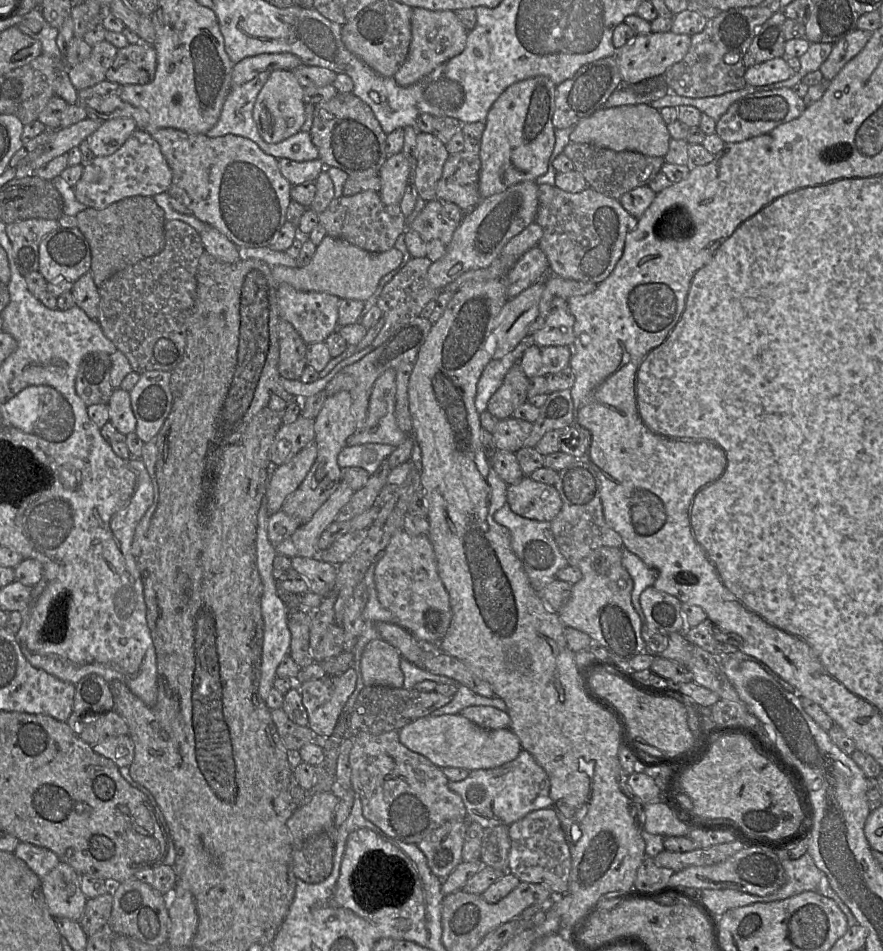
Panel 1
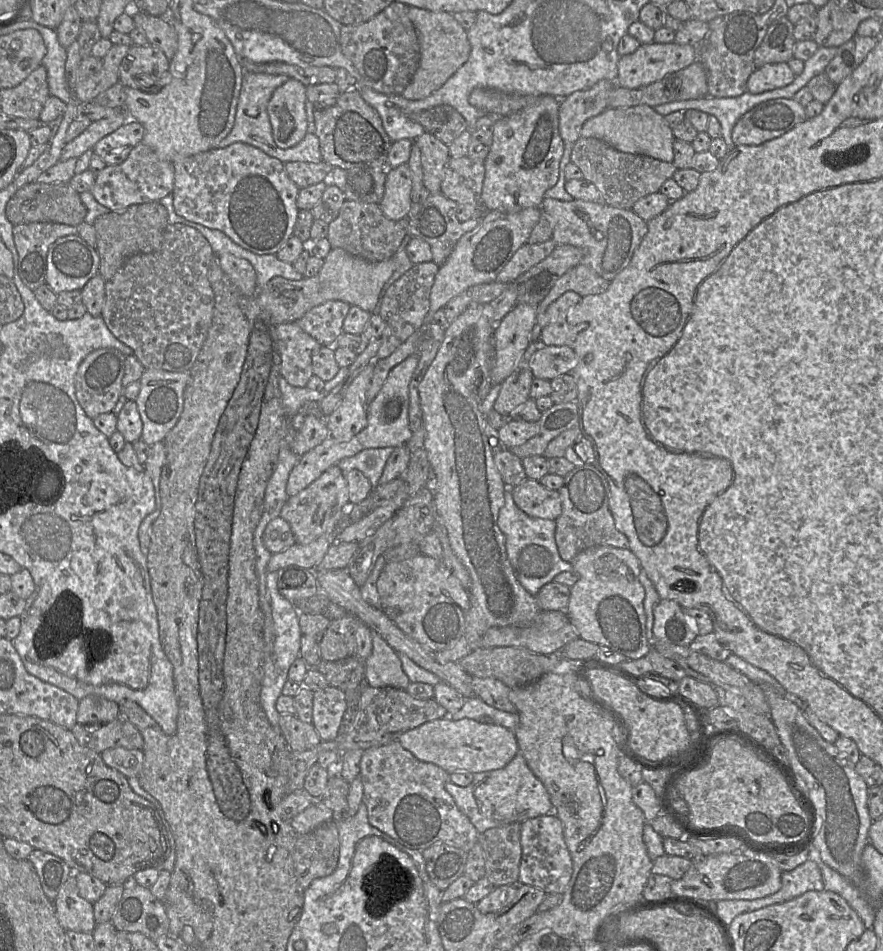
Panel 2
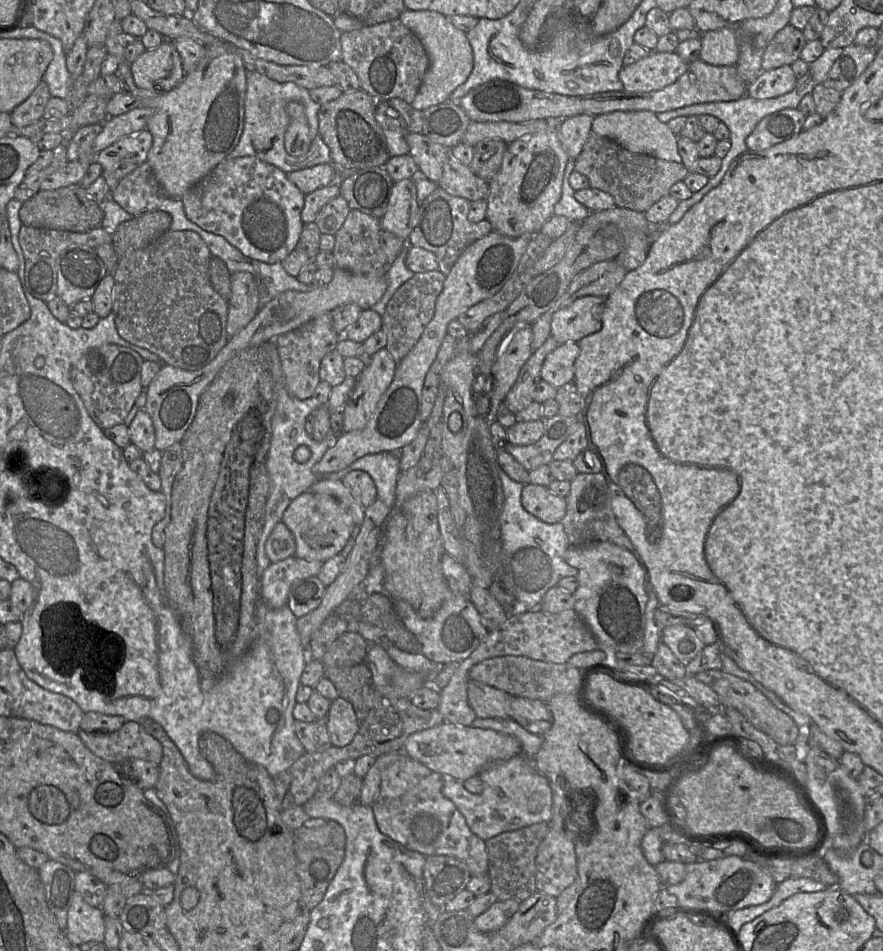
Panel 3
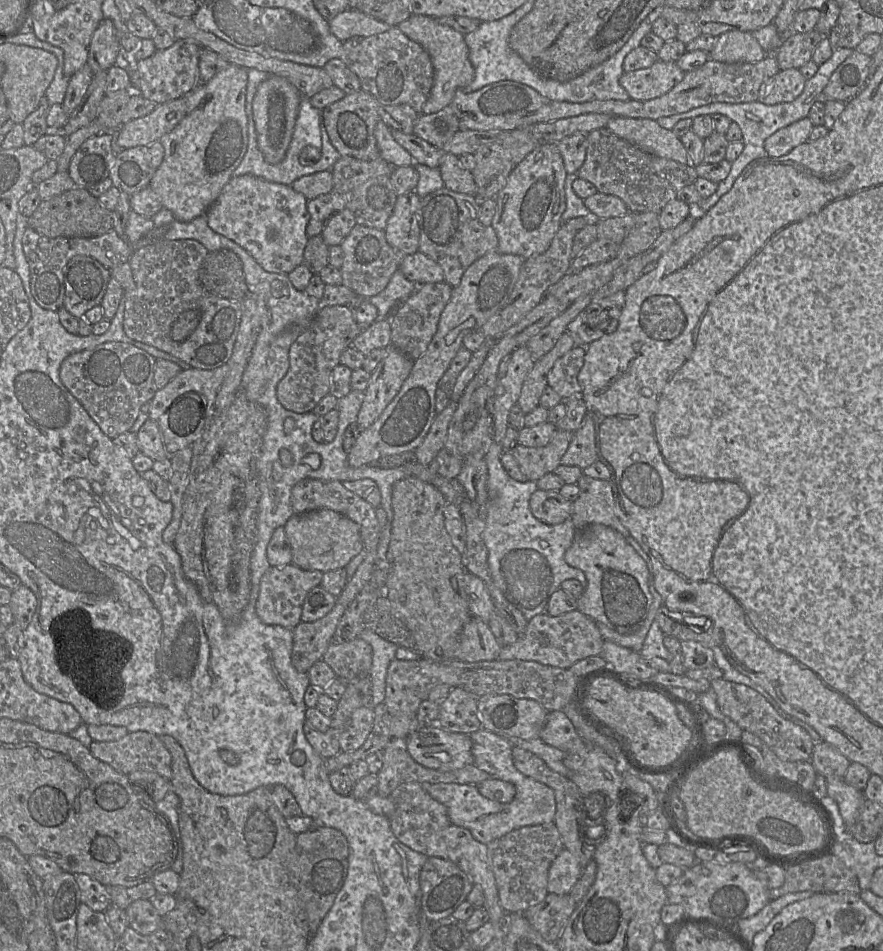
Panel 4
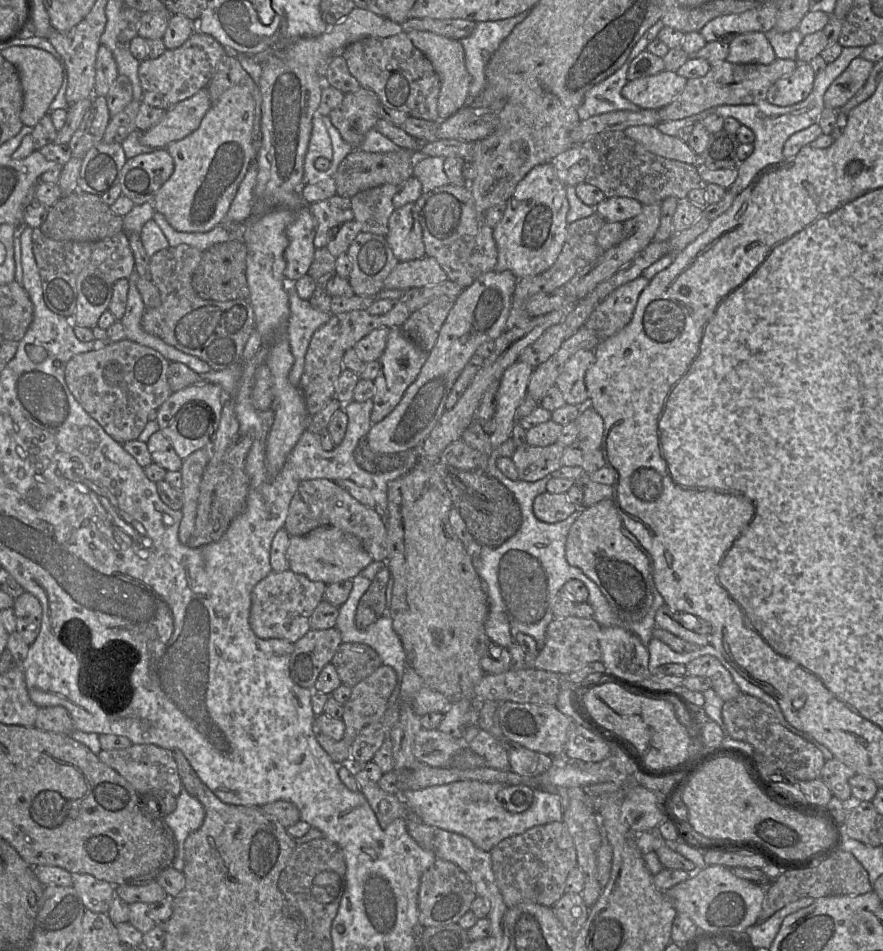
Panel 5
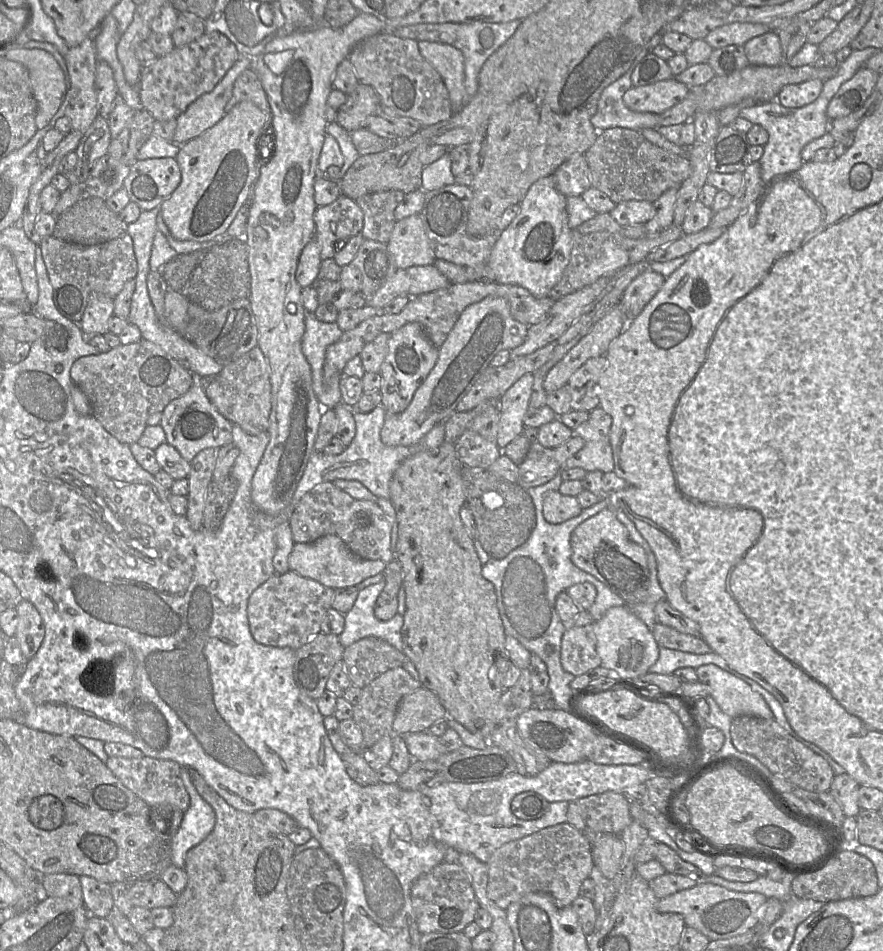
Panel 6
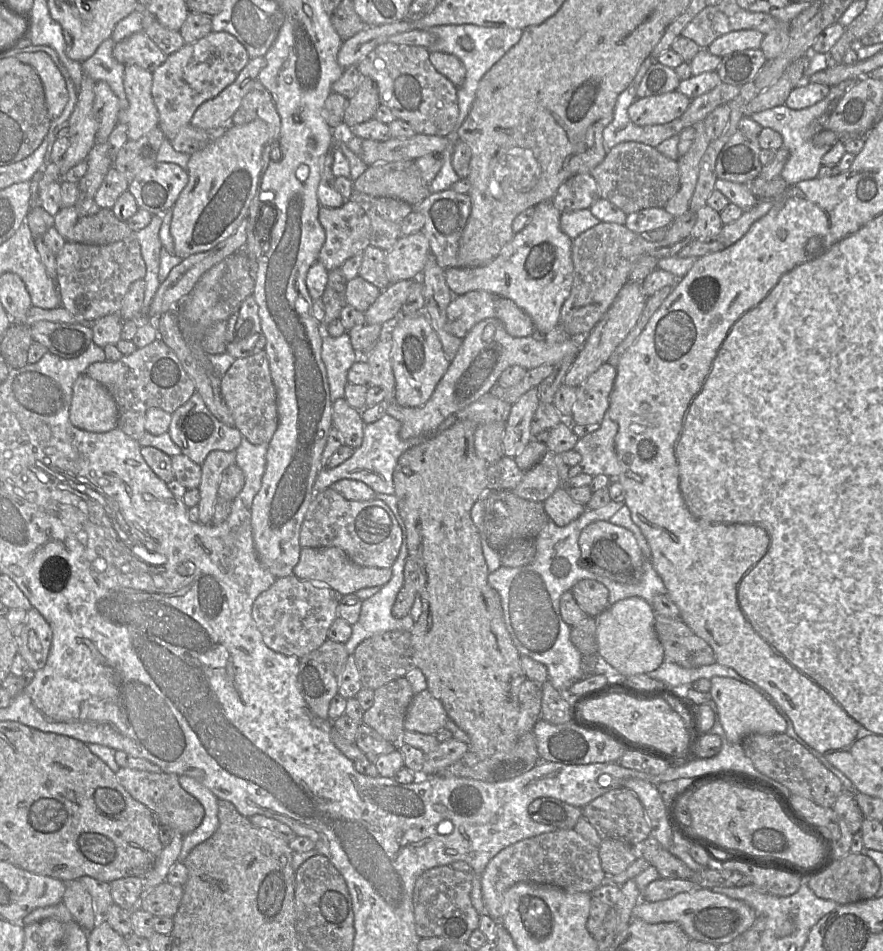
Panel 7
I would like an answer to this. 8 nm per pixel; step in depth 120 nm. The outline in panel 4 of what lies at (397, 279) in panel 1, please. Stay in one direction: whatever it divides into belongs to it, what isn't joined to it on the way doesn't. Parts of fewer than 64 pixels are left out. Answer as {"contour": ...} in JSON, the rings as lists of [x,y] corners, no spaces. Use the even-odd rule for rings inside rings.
{"contour":[[[445,281],[418,285],[413,293],[385,318],[391,328],[392,346],[413,360],[421,357],[437,331],[441,313],[451,298],[451,292],[452,287]]]}

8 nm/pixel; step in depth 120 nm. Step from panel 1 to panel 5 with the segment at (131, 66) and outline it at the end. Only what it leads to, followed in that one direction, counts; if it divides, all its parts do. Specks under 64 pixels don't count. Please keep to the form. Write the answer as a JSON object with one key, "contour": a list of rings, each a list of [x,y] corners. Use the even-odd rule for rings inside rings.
{"contour":[[[195,32],[180,47],[167,49],[156,59],[141,61],[138,73],[143,93],[142,101],[165,111],[172,108],[206,88],[218,63],[226,55],[228,55],[226,48],[212,36]]]}

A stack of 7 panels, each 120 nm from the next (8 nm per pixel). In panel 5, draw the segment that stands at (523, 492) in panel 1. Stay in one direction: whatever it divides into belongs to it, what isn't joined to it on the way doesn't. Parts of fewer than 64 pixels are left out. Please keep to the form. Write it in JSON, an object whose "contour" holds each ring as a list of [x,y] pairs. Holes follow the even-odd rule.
{"contour":[[[542,493],[533,502],[533,512],[538,520],[555,524],[567,519],[577,510],[565,493]]]}

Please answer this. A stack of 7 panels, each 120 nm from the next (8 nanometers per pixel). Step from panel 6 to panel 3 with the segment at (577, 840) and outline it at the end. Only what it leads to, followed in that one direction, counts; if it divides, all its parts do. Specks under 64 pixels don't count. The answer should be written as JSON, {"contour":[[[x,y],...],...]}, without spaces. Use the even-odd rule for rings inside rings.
{"contour":[[[535,823],[514,831],[500,833],[485,841],[488,875],[491,881],[490,891],[498,900],[514,899],[522,902],[537,891],[535,882],[537,851],[550,828],[550,823]]]}

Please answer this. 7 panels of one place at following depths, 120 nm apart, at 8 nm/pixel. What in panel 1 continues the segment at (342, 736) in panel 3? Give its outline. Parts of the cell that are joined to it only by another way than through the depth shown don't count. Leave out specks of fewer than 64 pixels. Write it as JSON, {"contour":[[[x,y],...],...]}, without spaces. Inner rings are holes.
{"contour":[[[350,668],[340,676],[325,675],[299,685],[308,714],[308,727],[317,739],[332,735],[340,714],[355,690],[357,673]]]}

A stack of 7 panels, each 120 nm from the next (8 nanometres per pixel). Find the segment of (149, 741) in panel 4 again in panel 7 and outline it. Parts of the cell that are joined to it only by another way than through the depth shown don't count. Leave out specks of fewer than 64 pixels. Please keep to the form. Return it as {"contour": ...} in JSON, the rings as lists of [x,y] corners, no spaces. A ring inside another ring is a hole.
{"contour":[[[120,767],[115,775],[134,799],[154,813],[160,825],[170,827],[185,836],[201,824],[205,815],[204,807],[194,796],[181,787],[177,774],[154,773]]]}

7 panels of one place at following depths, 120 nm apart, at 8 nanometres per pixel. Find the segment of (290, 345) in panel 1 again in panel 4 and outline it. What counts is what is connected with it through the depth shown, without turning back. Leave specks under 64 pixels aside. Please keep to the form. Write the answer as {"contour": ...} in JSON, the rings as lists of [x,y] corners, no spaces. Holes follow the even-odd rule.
{"contour":[[[322,305],[313,321],[300,332],[289,349],[289,369],[277,385],[277,399],[287,410],[311,412],[329,393],[330,376],[341,353],[362,332],[351,307]]]}

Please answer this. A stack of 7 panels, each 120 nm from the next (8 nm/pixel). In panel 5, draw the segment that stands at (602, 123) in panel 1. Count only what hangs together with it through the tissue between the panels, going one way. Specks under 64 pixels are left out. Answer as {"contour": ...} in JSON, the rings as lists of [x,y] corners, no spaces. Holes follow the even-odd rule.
{"contour":[[[630,126],[623,132],[627,137],[658,156],[702,167],[700,156],[695,154],[687,143],[677,136],[662,133],[657,126]]]}

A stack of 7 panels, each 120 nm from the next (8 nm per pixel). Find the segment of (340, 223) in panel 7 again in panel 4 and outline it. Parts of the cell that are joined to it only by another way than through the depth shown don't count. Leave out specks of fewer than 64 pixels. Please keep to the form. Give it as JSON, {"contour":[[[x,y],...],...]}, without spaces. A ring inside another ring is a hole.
{"contour":[[[334,189],[327,194],[309,199],[307,208],[310,214],[306,228],[308,238],[322,235],[327,220],[333,214],[347,208],[346,195]]]}

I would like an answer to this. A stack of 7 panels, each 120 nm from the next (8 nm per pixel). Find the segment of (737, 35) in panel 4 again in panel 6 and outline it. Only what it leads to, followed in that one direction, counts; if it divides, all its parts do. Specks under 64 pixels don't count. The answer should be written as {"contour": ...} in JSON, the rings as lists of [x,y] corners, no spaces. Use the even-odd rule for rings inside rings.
{"contour":[[[768,31],[743,45],[750,65],[778,66],[783,63],[783,52],[776,31]]]}

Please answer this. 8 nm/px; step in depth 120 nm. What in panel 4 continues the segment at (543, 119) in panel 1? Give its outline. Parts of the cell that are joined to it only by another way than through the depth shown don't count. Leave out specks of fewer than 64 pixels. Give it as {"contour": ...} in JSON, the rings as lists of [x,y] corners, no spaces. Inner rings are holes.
{"contour":[[[541,143],[512,170],[505,187],[495,197],[497,205],[491,224],[500,253],[527,259],[549,248],[563,224],[566,175],[556,143]]]}

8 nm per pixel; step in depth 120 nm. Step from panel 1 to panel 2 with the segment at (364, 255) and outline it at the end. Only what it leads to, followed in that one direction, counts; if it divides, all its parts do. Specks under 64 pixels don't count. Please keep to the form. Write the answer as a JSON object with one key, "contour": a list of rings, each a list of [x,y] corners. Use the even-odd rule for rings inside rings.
{"contour":[[[332,248],[324,259],[318,275],[312,278],[304,277],[301,280],[274,277],[258,290],[257,301],[276,325],[296,322],[315,306],[331,300],[344,301],[373,313],[384,284],[395,270],[396,263],[392,258],[386,261],[369,262],[341,248]]]}

